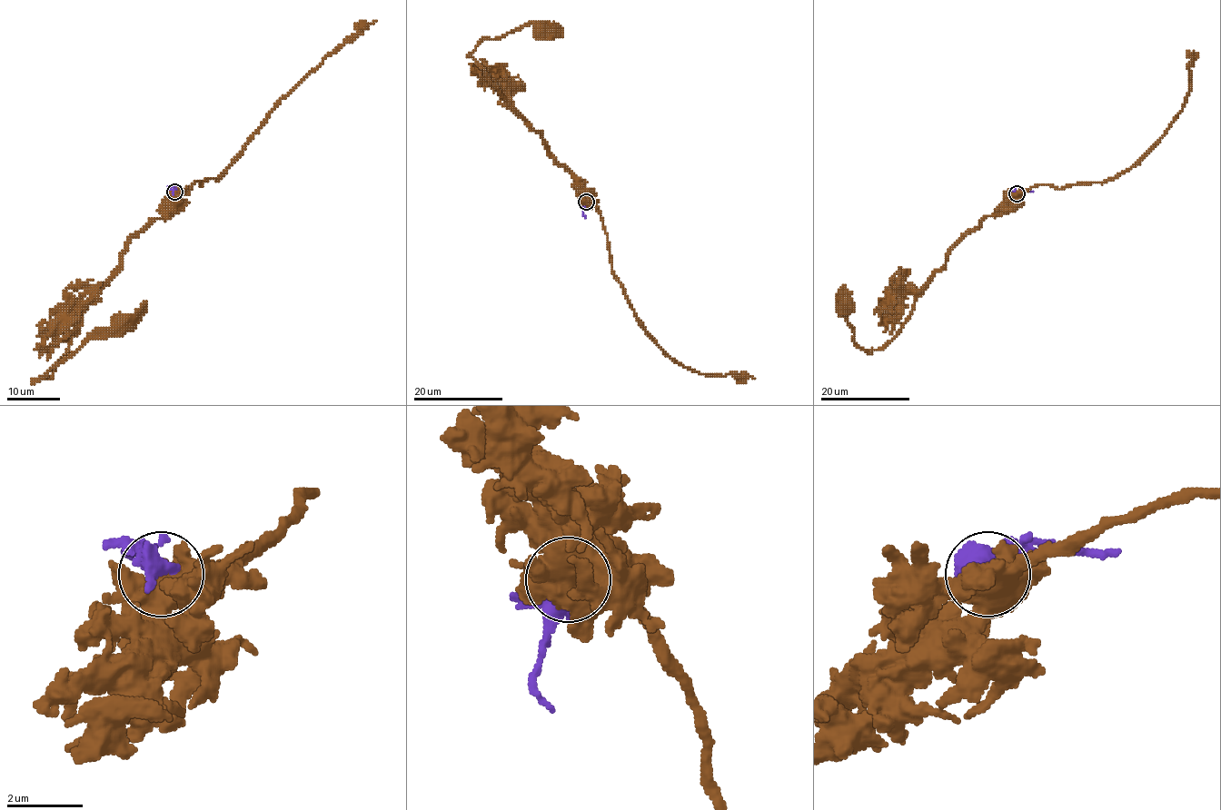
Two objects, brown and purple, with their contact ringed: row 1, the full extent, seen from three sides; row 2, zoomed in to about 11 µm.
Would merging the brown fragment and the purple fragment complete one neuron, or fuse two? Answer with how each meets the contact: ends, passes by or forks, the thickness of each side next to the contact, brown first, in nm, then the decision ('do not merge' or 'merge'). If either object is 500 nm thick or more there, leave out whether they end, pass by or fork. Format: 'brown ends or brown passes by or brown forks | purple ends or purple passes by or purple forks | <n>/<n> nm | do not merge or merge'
600/600 nm | do not merge

